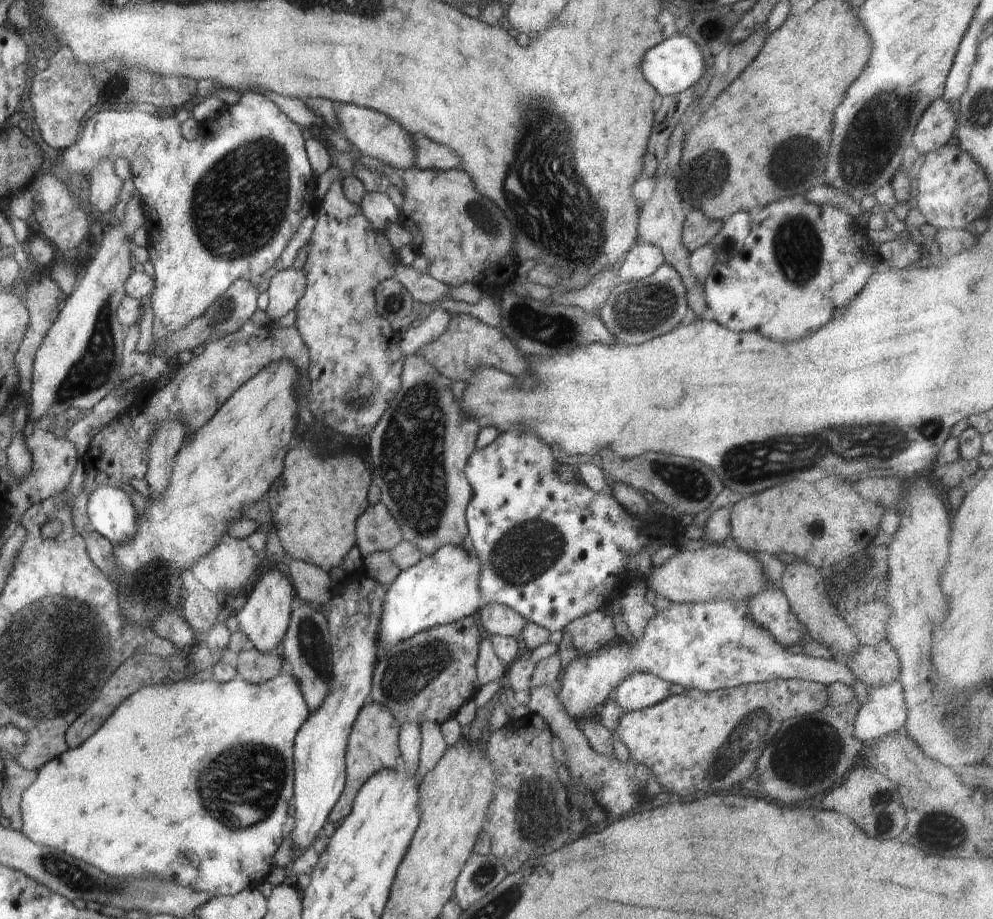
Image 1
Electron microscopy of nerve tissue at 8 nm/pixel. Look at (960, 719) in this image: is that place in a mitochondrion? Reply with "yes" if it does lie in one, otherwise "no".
yes

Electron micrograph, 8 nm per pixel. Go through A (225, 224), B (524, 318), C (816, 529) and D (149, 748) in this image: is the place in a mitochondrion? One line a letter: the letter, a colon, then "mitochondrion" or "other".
A: mitochondrion
B: mitochondrion
C: other
D: other

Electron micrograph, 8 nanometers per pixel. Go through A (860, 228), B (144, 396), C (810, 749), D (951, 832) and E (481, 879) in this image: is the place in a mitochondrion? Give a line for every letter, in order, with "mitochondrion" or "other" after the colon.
A: other
B: other
C: mitochondrion
D: mitochondrion
E: mitochondrion

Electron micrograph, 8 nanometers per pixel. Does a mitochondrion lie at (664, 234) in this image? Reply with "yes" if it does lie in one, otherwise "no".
no

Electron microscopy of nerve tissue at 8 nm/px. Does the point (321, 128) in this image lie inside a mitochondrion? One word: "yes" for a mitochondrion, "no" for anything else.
no

